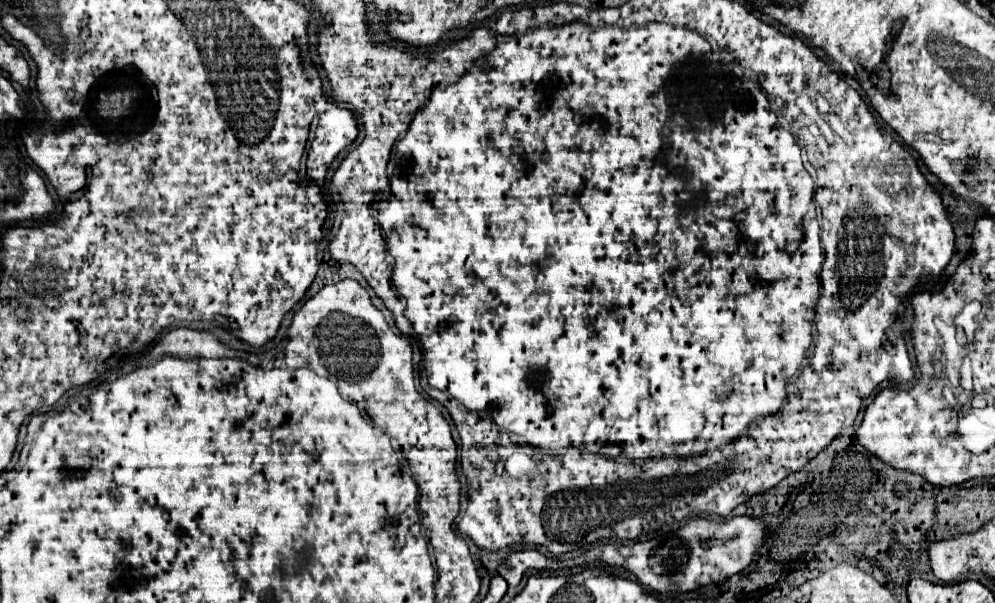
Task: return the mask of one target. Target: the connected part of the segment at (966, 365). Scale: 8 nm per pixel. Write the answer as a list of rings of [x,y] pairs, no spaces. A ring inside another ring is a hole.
[[[967,356],[963,358],[962,366],[959,372],[960,372],[959,386],[961,387],[961,389],[974,391],[972,362]]]

